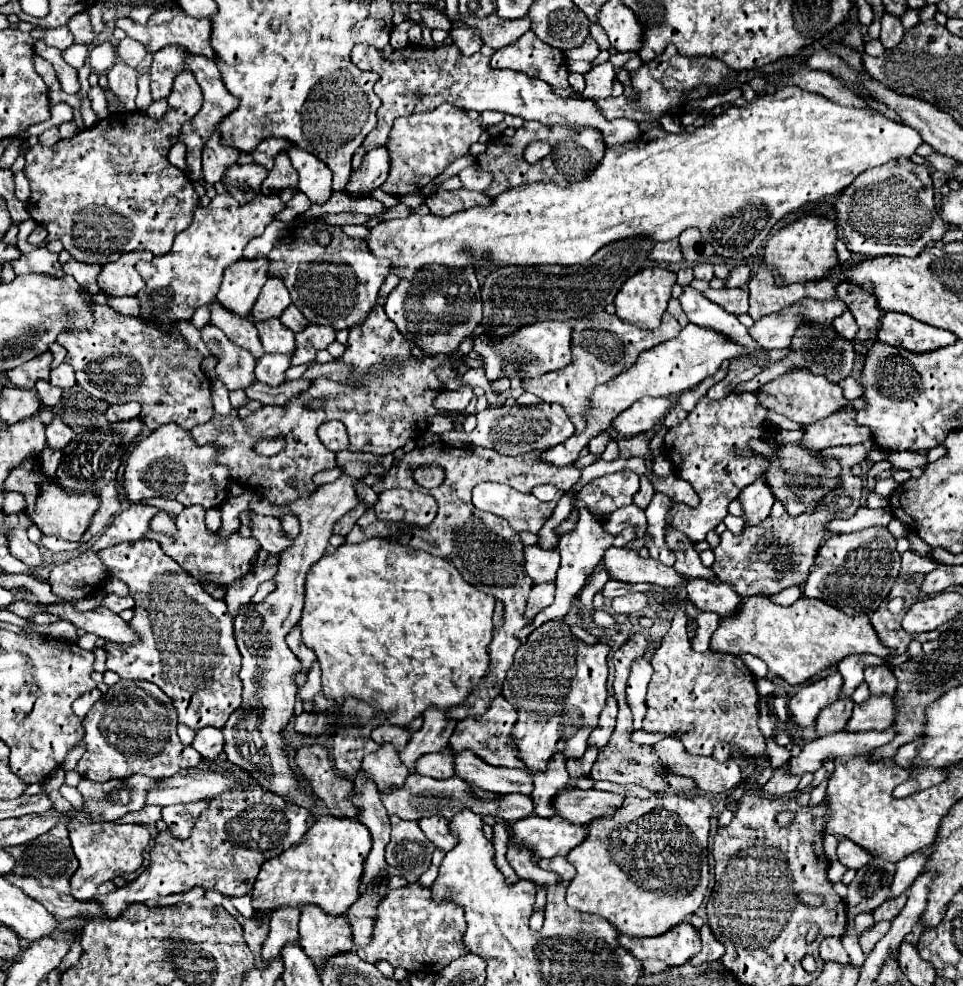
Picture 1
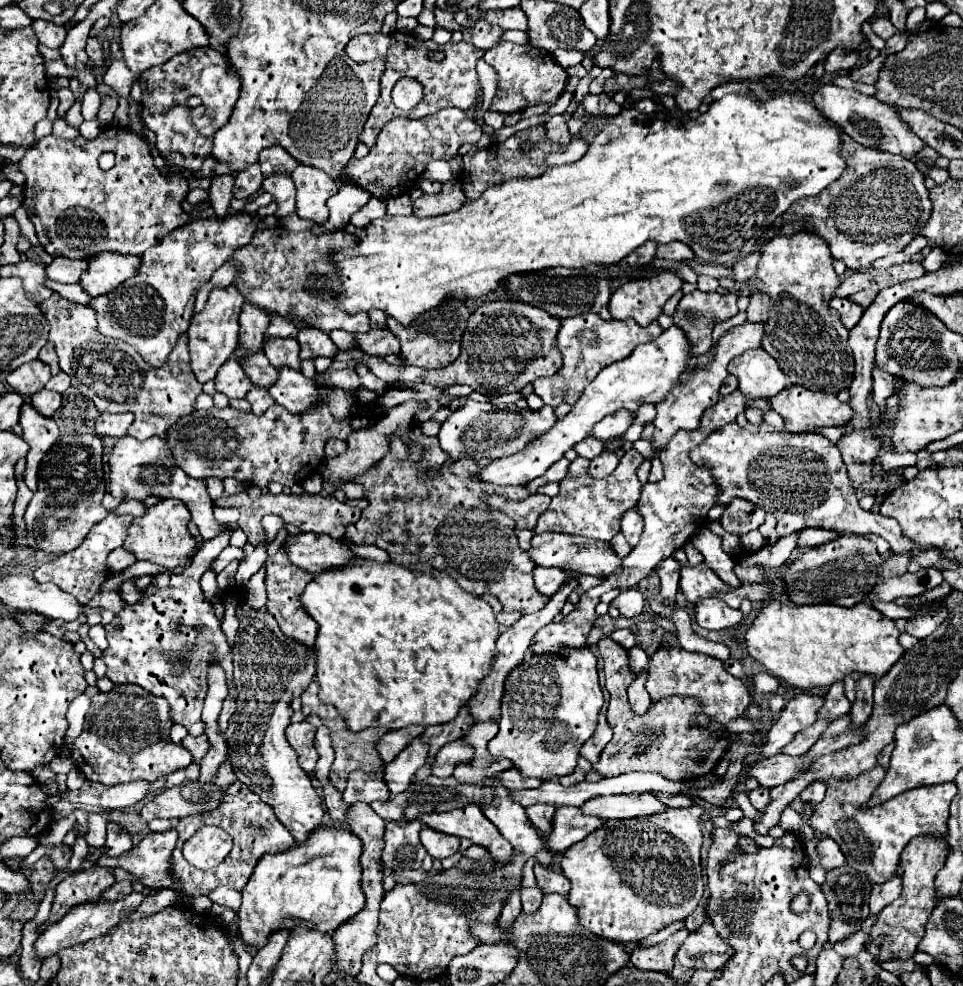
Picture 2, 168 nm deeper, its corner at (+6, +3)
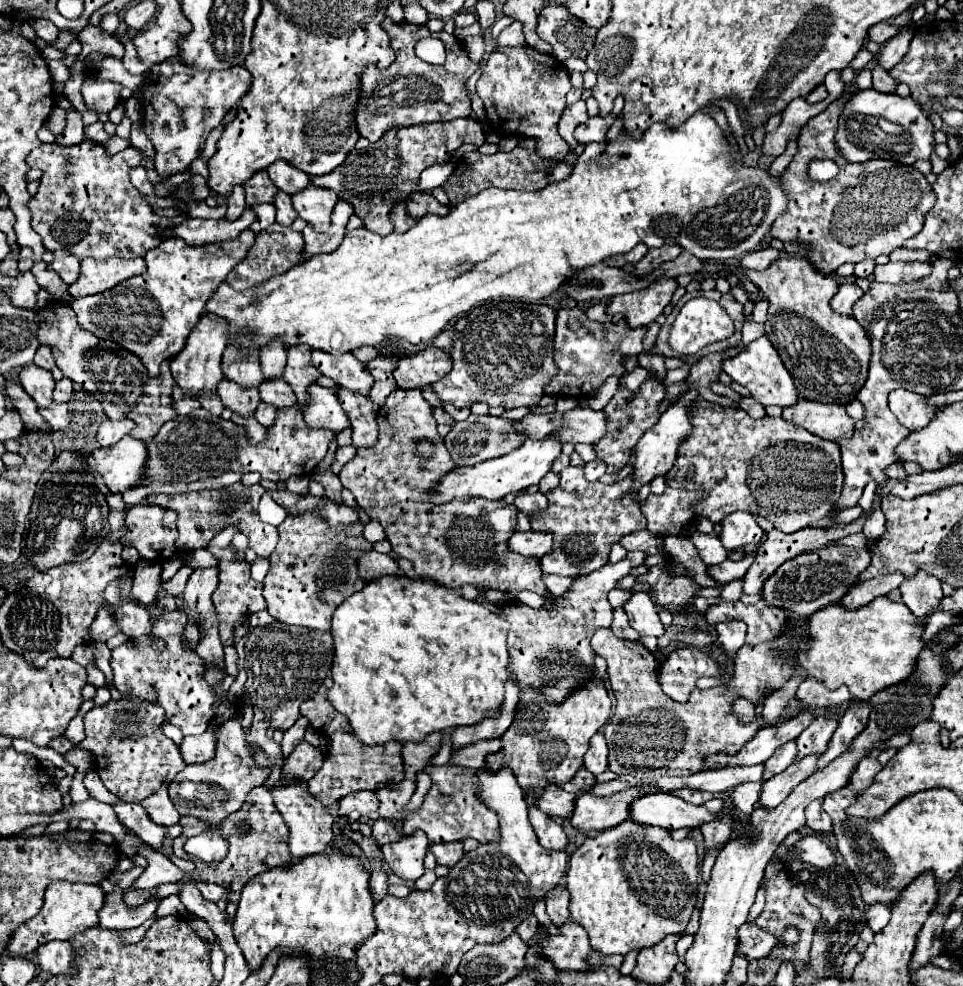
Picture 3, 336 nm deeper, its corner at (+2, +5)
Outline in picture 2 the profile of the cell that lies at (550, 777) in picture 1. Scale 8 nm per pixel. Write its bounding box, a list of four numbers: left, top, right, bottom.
[526,804,554,832]

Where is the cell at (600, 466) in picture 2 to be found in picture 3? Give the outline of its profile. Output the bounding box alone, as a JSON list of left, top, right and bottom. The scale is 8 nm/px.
[584,460,606,482]

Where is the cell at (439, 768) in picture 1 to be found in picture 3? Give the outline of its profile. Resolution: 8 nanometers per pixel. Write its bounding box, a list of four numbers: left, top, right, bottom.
[450,740,502,770]

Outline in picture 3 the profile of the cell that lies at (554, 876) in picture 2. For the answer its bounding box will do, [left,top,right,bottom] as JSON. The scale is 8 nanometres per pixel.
[546,886,570,926]

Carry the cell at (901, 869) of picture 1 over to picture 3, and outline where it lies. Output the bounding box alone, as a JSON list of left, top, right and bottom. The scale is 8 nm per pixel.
[866,904,890,934]

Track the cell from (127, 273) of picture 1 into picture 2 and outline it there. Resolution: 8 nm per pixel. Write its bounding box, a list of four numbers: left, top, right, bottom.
[80,252,140,296]

